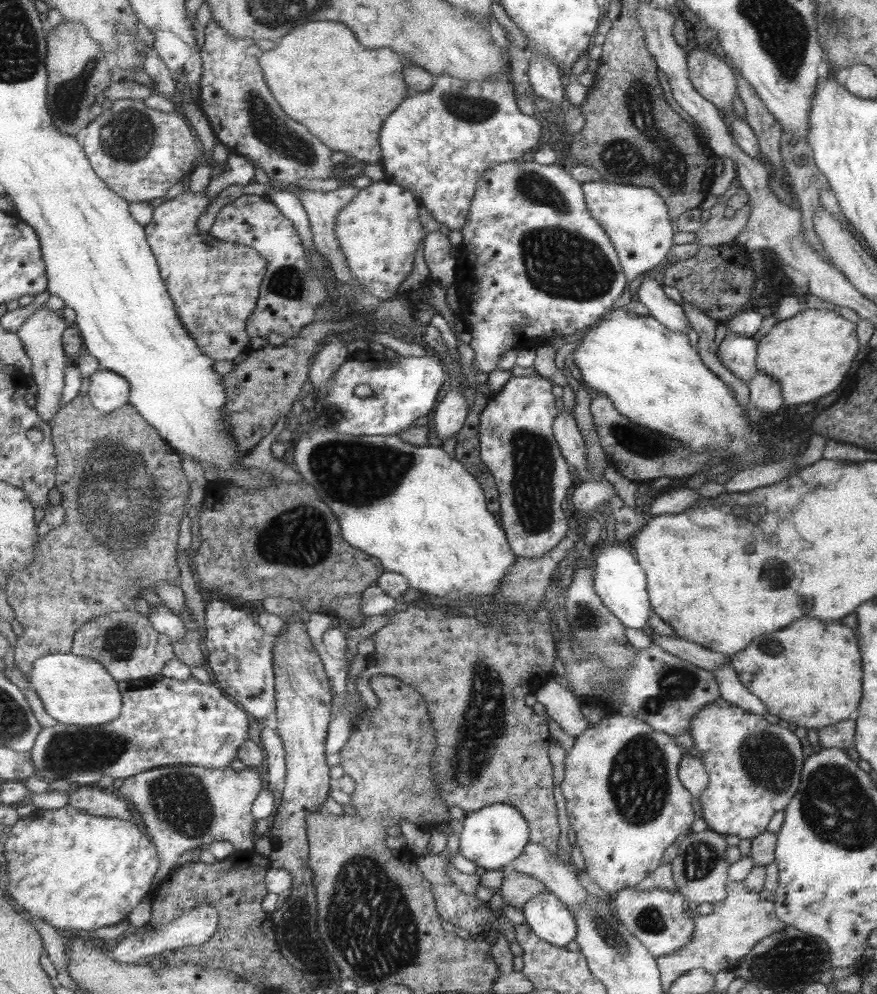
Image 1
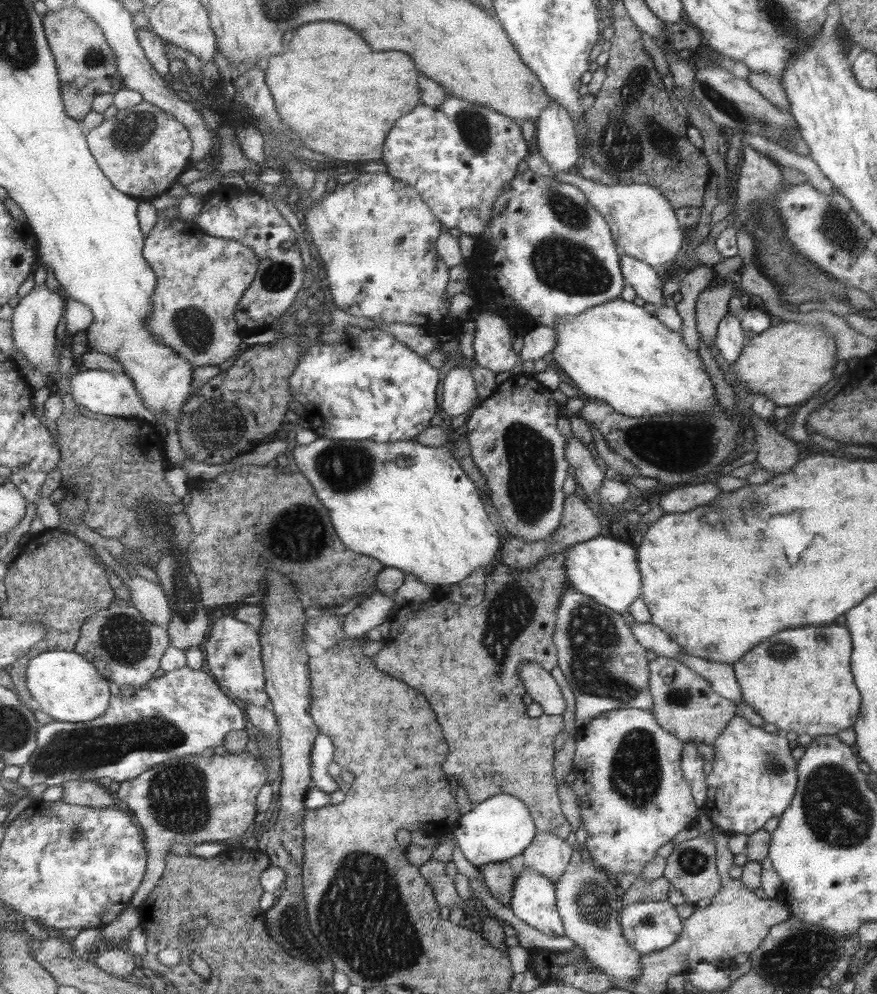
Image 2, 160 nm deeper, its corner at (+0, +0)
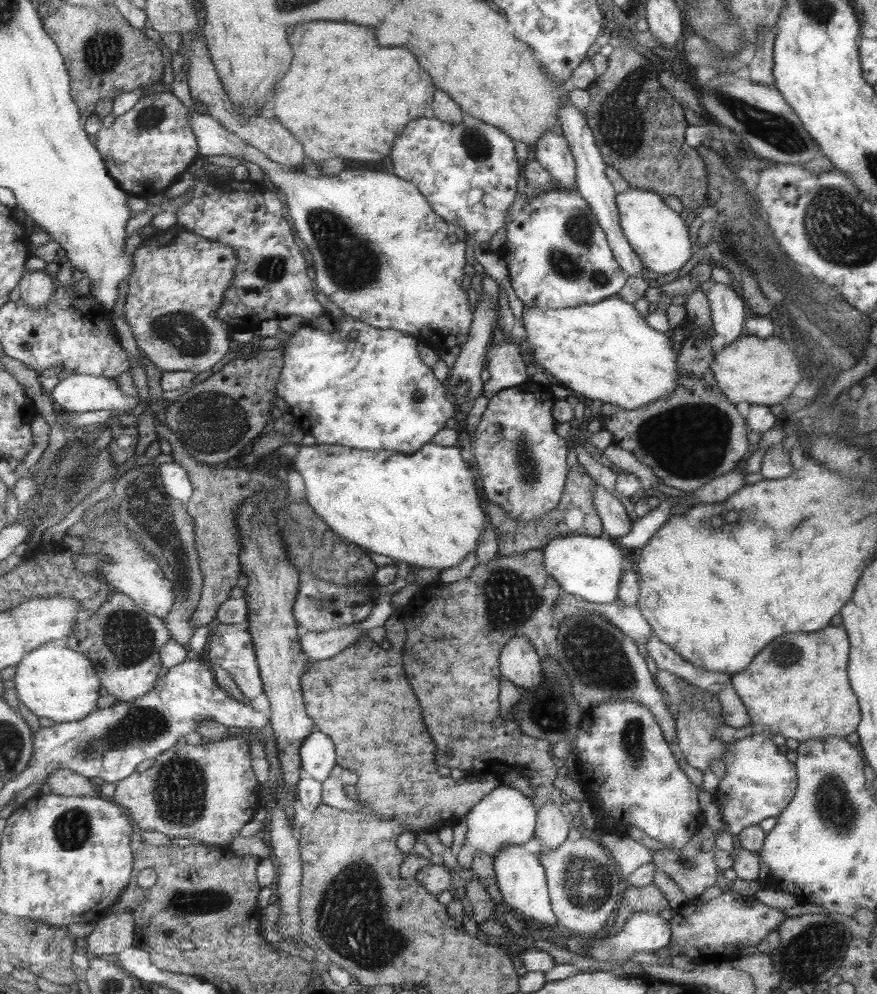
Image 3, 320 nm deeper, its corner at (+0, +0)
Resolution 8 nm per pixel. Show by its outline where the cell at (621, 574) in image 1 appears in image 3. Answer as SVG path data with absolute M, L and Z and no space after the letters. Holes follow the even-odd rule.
M571 533L550 538L541 551L543 570L558 582L567 594L581 596L592 603L618 603L619 577L622 573L623 553L611 540L599 536Z

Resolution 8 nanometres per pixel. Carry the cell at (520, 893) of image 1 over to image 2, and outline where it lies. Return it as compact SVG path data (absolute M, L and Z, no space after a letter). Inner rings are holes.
M508 861L487 863L480 869L483 882L489 894L499 900L503 906L510 904L512 880L514 879L513 863Z

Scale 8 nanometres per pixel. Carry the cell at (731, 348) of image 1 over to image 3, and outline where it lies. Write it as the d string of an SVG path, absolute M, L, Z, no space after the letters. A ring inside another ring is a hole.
M711 278L698 286L707 297L715 335L725 338L725 345L735 341L743 330L745 304L727 284L715 284Z

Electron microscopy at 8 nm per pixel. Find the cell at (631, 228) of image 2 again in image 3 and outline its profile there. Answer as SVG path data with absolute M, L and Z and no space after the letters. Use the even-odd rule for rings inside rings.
M627 190L621 194L615 194L615 208L618 212L618 223L622 233L625 235L632 252L639 259L642 268L651 270L655 274L669 274L679 270L689 258L691 258L691 240L687 234L687 226L681 220L679 214L675 214L673 210L669 210L663 202L662 196L657 196L653 192L645 192L645 190Z

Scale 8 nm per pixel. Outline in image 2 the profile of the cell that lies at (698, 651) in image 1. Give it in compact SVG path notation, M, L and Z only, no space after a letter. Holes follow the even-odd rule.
M633 621L630 631L644 650L651 650L656 656L673 659L682 651L682 648L671 640L667 633L651 623Z

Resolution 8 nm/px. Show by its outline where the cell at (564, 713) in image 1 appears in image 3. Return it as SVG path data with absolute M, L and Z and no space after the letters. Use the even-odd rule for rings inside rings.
M514 636L498 650L499 671L503 680L516 688L533 694L543 682L541 677L540 656L535 652L527 637Z

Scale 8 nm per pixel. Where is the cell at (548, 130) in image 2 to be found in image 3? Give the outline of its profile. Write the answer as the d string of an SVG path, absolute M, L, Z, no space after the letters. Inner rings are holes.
M544 132L536 142L534 159L551 175L553 187L571 191L574 181L574 159L563 136Z

